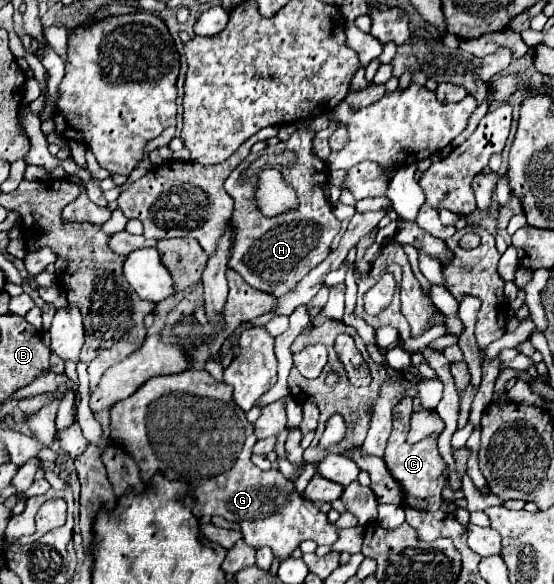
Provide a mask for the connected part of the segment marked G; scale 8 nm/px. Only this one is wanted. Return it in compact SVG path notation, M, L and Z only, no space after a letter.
M188 369L176 375L154 377L152 381L146 381L134 395L118 401L112 407L110 415L110 435L126 443L126 451L134 455L134 461L140 467L140 477L144 483L148 483L156 471L162 471L164 475L168 475L168 479L190 483L196 497L194 515L220 515L228 521L240 523L244 541L250 547L270 547L280 561L288 559L292 551L306 539L314 541L316 545L330 547L338 541L340 529L358 525L354 515L350 515L348 511L340 515L336 523L330 523L326 513L322 513L312 501L298 493L294 483L286 479L280 471L262 471L250 461L256 443L252 423L246 419L246 413L234 403L232 387L214 381L214 377L208 375L206 371Z

